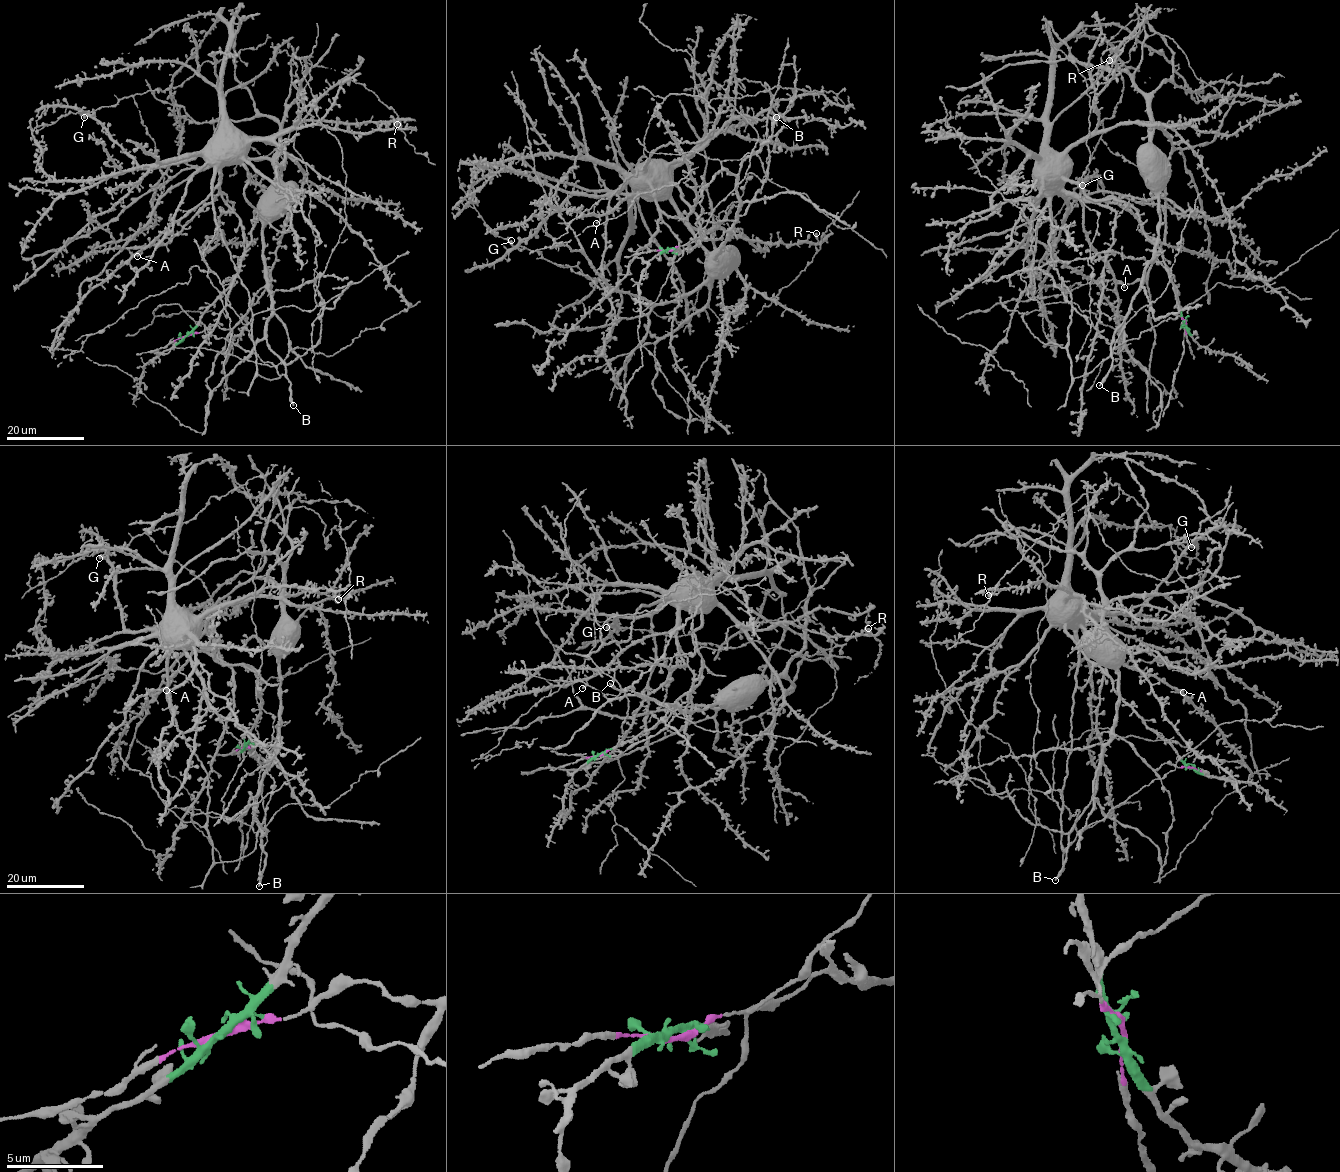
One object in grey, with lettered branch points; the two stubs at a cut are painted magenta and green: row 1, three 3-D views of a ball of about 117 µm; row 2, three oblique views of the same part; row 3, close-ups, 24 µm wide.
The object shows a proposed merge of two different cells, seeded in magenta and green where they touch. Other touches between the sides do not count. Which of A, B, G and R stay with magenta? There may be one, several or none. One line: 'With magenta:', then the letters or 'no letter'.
With magenta: B

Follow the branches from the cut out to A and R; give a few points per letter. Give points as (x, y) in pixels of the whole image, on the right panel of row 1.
A: (1184, 324), (1164, 257), (1135, 211), (1096, 201), (1064, 178), (1088, 240), (1125, 287)
R: (1184, 324), (1135, 211), (1062, 175), (1096, 125), (1117, 53), (1109, 60)

